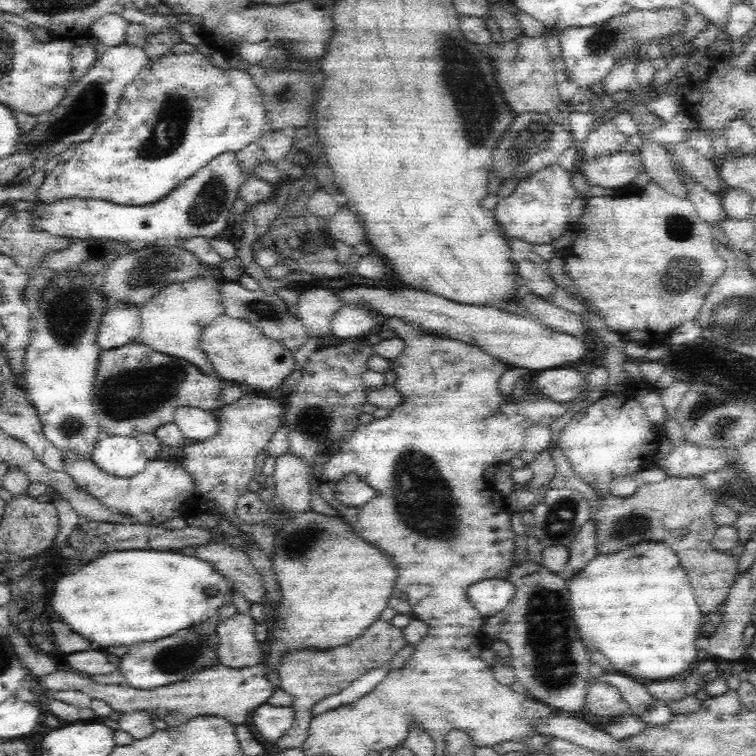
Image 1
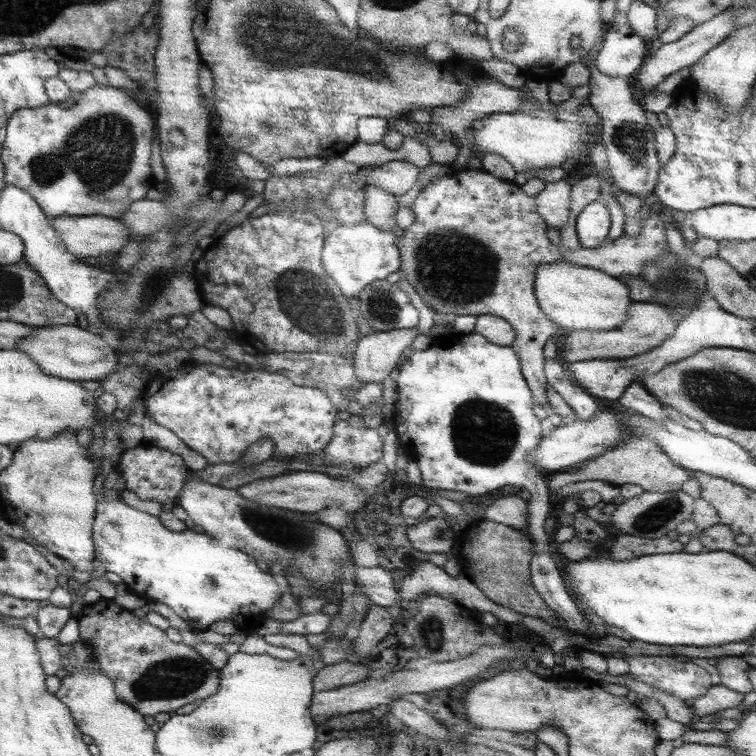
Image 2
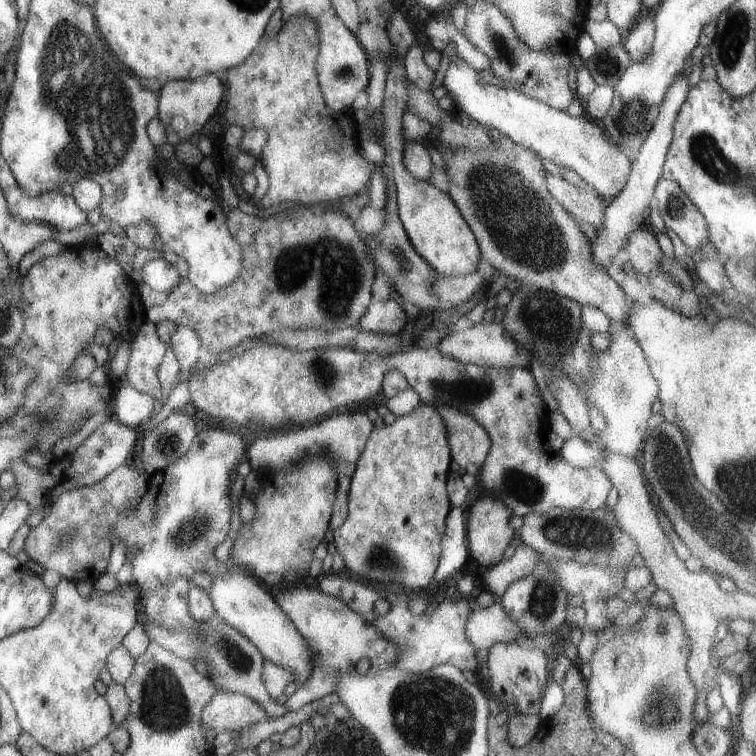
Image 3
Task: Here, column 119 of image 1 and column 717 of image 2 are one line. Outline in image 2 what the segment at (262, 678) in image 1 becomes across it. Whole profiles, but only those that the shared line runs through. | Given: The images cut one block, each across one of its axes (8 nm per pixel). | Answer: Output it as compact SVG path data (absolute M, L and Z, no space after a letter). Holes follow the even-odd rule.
M712 685L708 689L708 692L694 699L691 707L696 719L698 719L700 716L716 714L719 710L740 707L743 700L743 694L734 693L731 689L722 685Z

